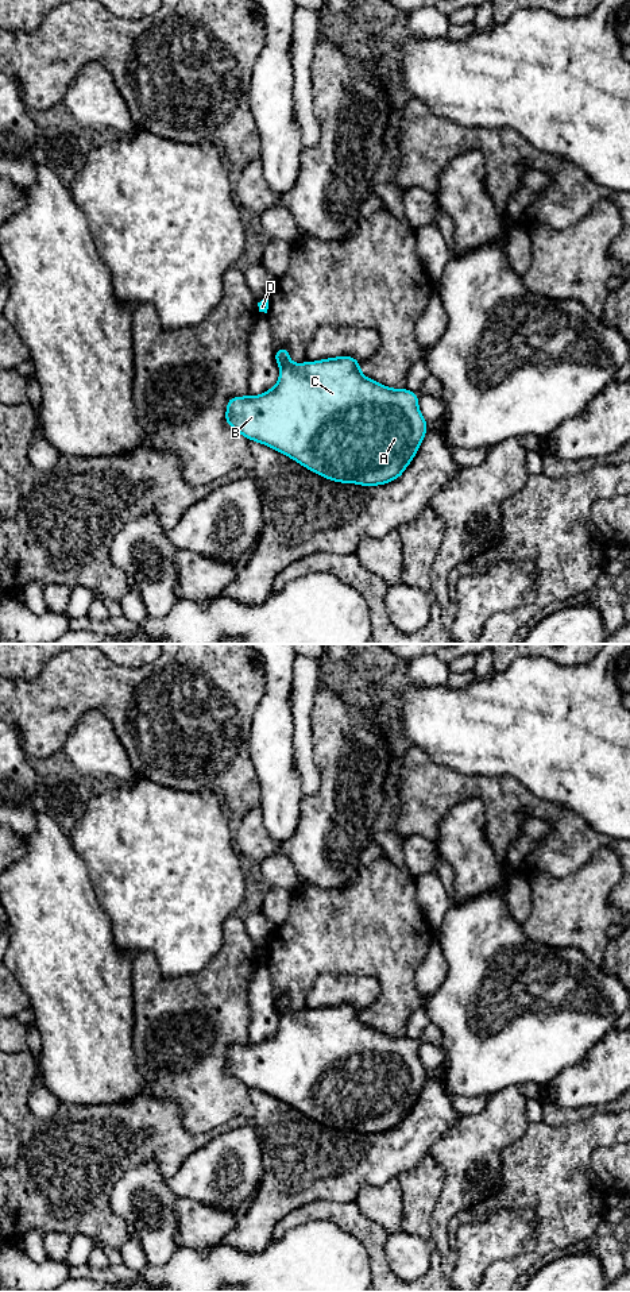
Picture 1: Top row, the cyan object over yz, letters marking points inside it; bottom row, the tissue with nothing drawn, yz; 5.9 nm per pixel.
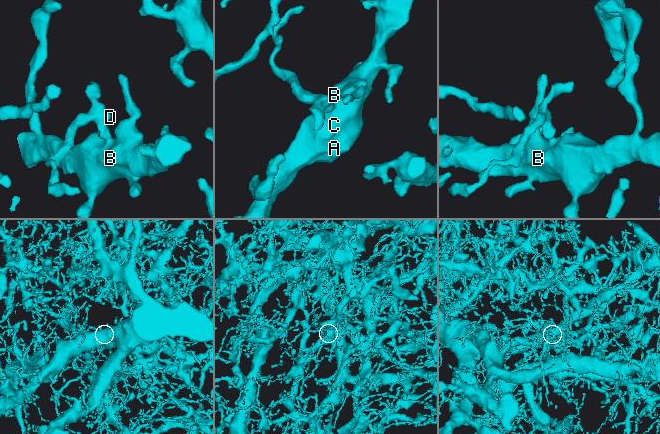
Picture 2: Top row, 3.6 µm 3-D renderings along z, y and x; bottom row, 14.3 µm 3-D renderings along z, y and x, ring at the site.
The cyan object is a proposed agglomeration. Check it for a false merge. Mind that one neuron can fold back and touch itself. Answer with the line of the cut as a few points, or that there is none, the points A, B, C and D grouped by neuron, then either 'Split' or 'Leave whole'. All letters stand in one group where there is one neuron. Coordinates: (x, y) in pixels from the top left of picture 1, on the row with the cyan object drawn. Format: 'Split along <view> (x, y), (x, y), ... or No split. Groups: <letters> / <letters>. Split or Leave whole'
No split. Groups: A B C D. Leave whole

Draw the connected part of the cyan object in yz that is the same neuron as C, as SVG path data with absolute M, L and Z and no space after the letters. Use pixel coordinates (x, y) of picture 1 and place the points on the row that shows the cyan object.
M286 347L274 358L281 367L278 383L260 396L231 397L225 423L246 439L262 443L291 458L320 477L360 486L378 486L395 481L416 456L428 431L418 408L418 394L405 389L390 389L360 373L360 362L352 356L326 358L294 365Z

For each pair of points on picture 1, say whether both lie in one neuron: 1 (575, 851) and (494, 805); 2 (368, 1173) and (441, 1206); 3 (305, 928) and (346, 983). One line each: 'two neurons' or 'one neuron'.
1: one neuron
2: two neurons
3: two neurons

